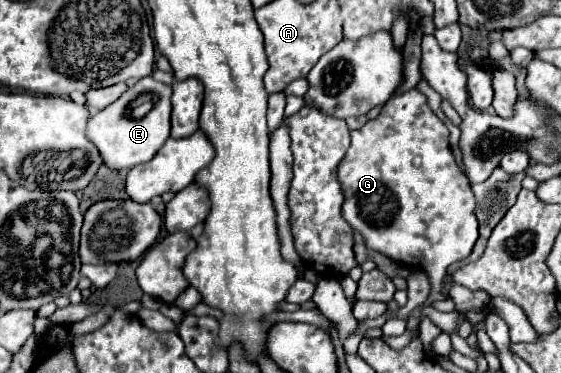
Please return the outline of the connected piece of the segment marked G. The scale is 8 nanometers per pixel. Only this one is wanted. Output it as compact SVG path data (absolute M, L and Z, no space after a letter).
M412 88L394 94L382 108L380 116L368 120L360 130L352 132L352 144L338 166L338 178L344 190L344 220L362 234L366 246L400 264L424 270L430 276L430 292L442 294L446 268L468 258L478 238L478 220L474 216L476 200L468 178L458 168L448 148L448 128L434 116L426 104L426 96Z

